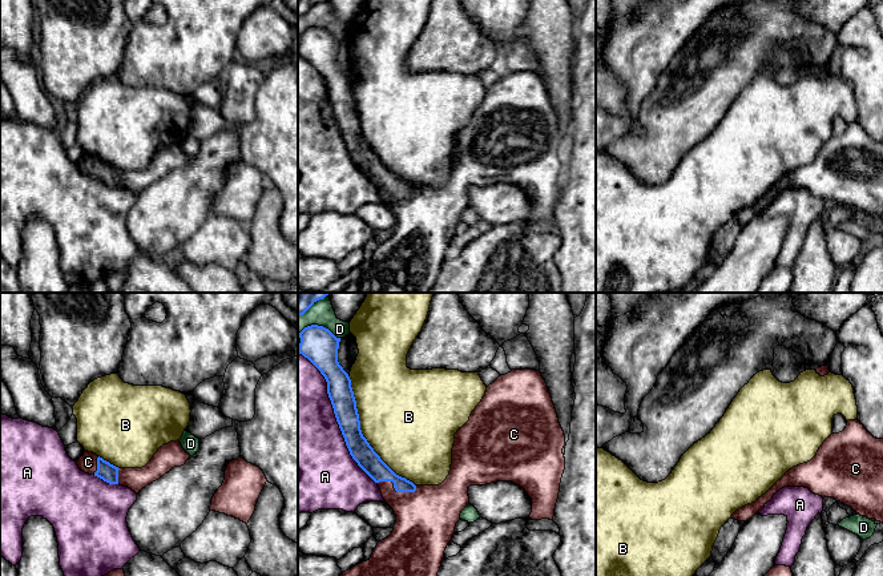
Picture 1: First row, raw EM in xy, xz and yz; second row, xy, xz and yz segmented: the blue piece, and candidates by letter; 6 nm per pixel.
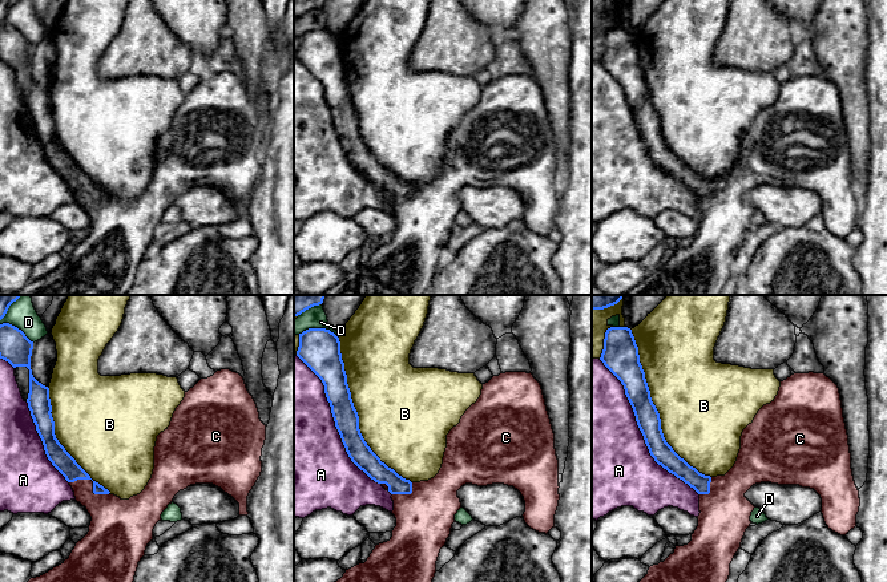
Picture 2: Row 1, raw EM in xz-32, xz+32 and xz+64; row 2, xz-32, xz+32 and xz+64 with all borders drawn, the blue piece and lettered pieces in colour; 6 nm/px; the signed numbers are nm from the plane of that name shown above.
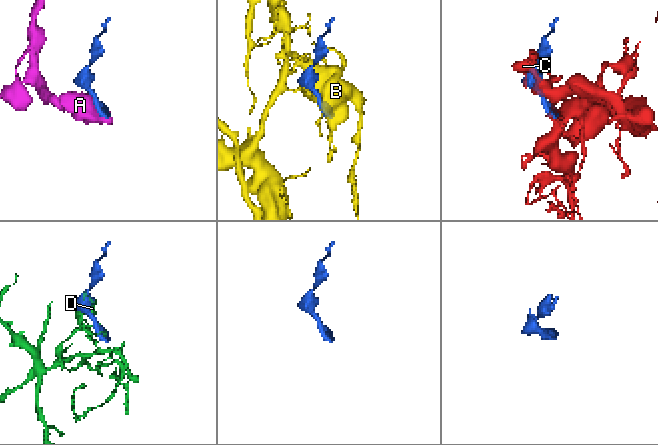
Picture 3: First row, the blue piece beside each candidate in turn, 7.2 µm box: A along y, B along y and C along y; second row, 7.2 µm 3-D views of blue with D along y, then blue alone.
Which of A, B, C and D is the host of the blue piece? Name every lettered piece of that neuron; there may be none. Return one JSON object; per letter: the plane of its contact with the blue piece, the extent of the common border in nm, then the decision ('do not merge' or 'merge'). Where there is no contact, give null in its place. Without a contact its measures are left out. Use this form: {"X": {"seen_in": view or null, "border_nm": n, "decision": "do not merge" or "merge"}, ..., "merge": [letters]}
{"A": {"seen_in": "xz", "border_nm": 950, "decision": "do not merge"}, "B": {"seen_in": "xz", "border_nm": 800, "decision": "do not merge"}, "C": {"seen_in": "xz", "border_nm": 240, "decision": "merge"}, "D": {"seen_in": "xz", "border_nm": 260, "decision": "do not merge"}, "merge": ["C"]}

